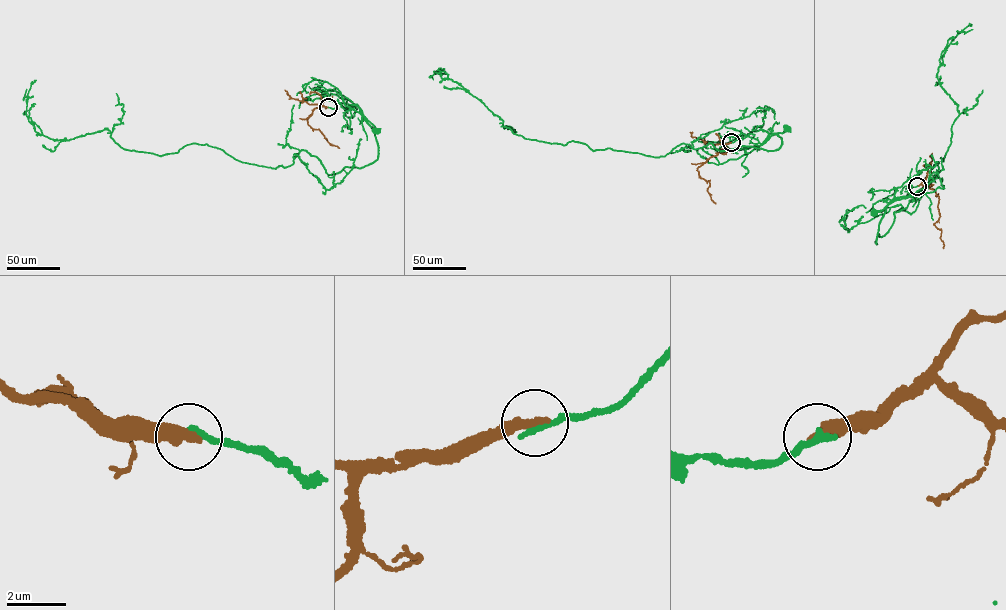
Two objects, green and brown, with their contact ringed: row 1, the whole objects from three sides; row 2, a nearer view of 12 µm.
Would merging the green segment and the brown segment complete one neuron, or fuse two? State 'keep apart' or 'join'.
keep apart

